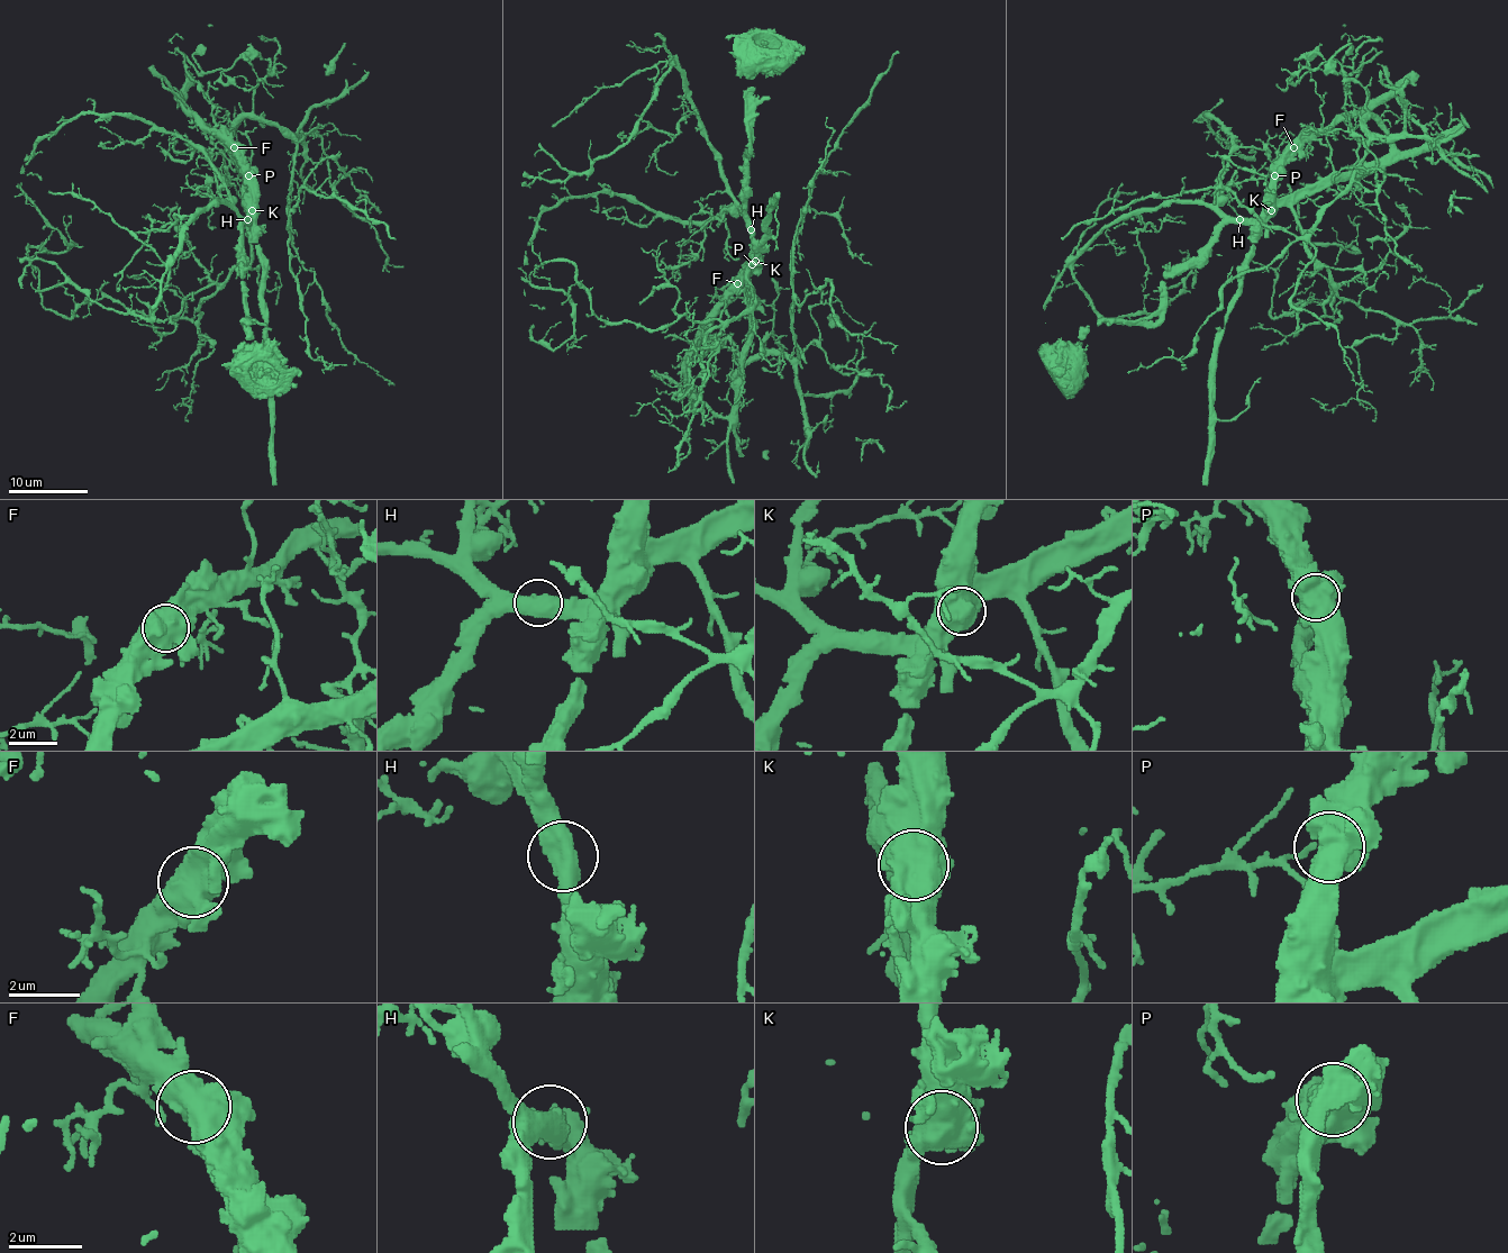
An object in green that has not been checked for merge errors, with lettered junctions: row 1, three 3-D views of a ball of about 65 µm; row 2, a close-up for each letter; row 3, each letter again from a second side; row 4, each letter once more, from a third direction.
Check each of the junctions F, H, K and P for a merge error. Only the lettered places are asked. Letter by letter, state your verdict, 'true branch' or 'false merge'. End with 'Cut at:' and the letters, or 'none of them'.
F: true branch
H: true branch
K: true branch
P: true branch
Cut at: none of them

